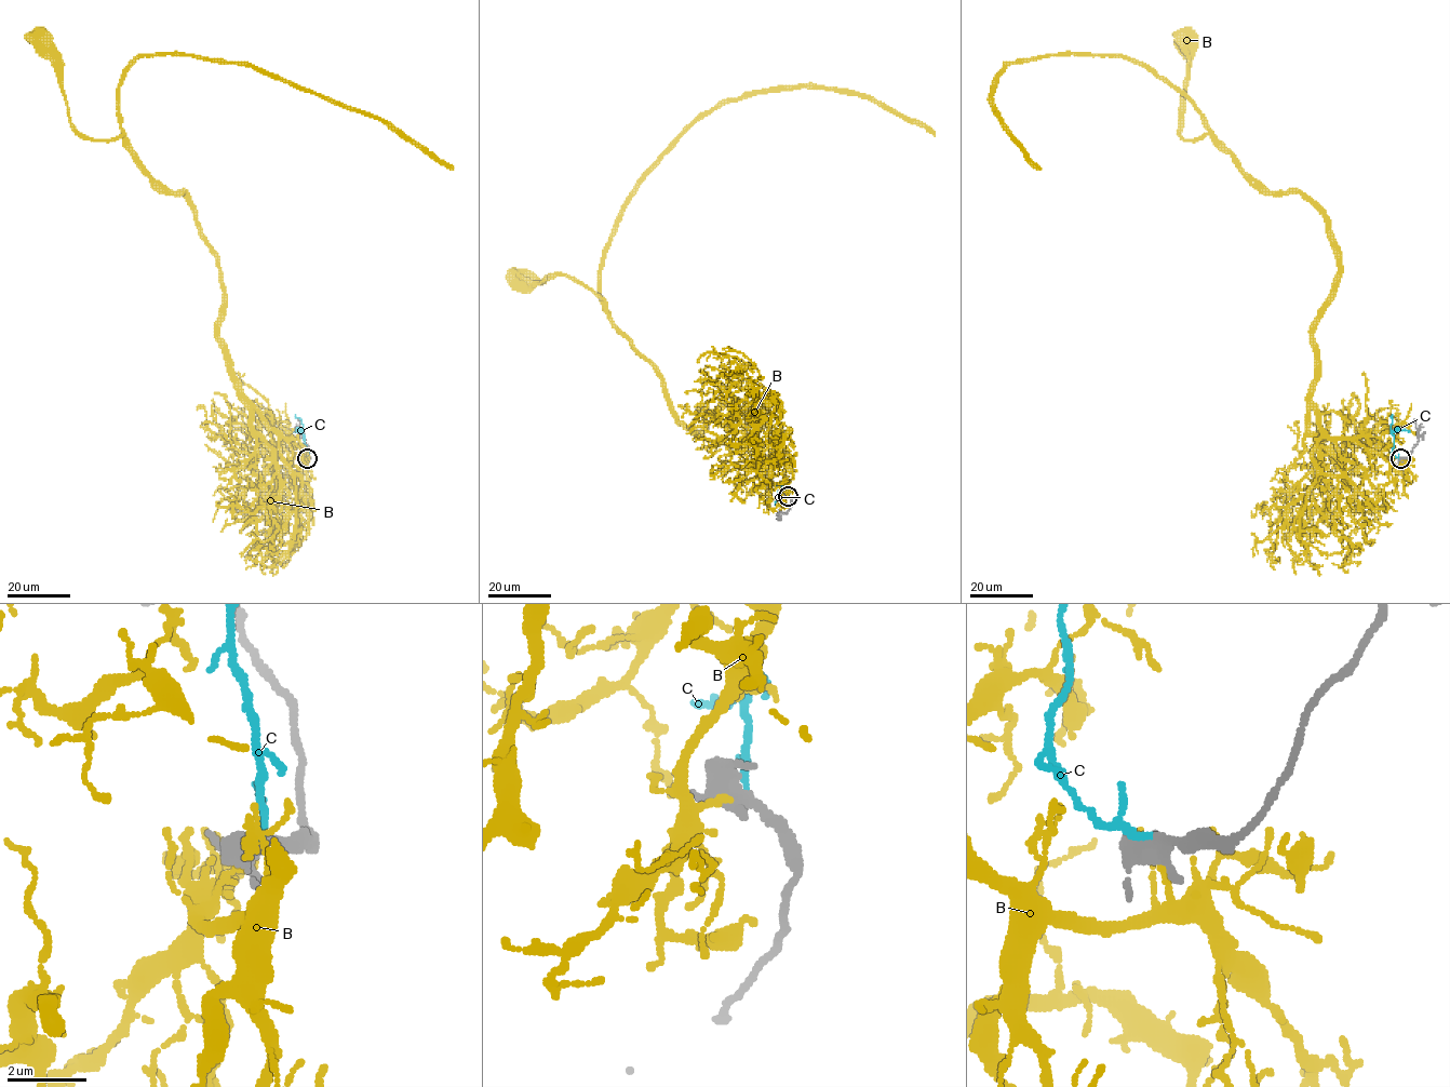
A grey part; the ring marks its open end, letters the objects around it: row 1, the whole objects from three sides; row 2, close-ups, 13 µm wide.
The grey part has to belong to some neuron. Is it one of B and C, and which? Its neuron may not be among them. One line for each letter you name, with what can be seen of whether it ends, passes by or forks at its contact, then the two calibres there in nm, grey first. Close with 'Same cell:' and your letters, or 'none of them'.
C: It passes by. Thickness 400 nm (grey) against 120 nm
Same cell: C

